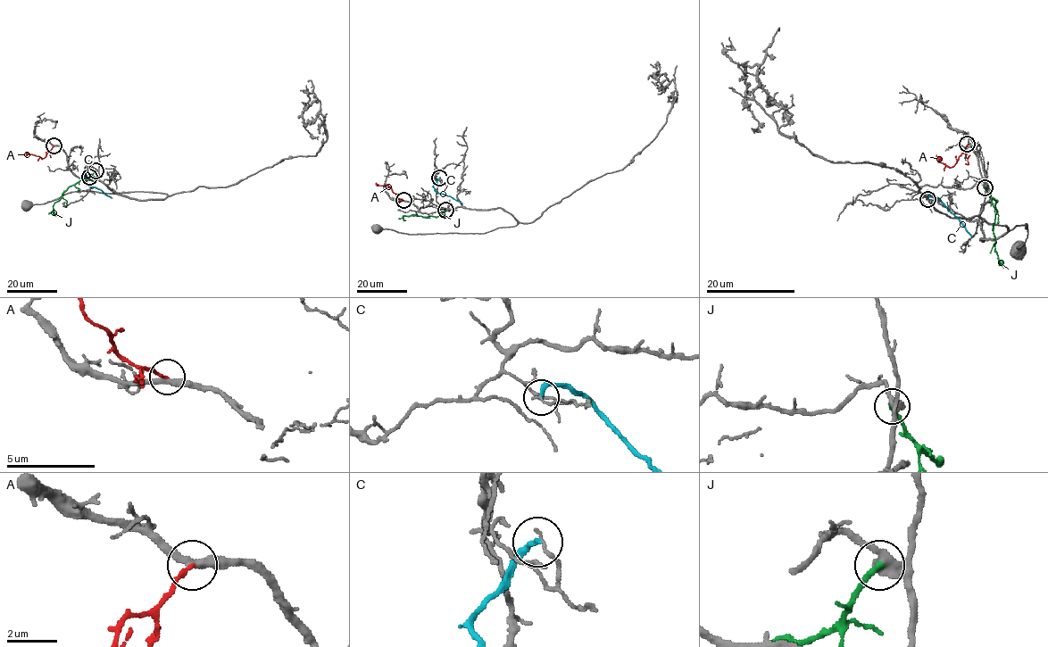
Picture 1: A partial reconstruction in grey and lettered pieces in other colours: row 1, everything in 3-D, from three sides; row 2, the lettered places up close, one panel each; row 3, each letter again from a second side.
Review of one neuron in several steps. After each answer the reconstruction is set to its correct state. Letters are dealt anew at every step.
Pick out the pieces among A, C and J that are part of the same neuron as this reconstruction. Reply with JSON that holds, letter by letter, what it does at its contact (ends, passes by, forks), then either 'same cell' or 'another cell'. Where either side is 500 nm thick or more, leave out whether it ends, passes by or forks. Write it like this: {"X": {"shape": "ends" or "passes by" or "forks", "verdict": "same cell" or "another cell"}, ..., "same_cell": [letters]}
{"A": {"shape": "ends", "verdict": "another cell"}, "C": {"shape": "ends", "verdict": "another cell"}, "J": {"shape": "ends", "verdict": "another cell"}, "same_cell": []}

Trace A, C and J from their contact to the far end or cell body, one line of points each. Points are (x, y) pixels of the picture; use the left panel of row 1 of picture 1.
A: (54, 145), (42, 159), (26, 152)
C: (89, 177), (87, 175), (84, 182), (112, 198)
J: (95, 170), (89, 177), (70, 186), (54, 203), (53, 211), (56, 215)

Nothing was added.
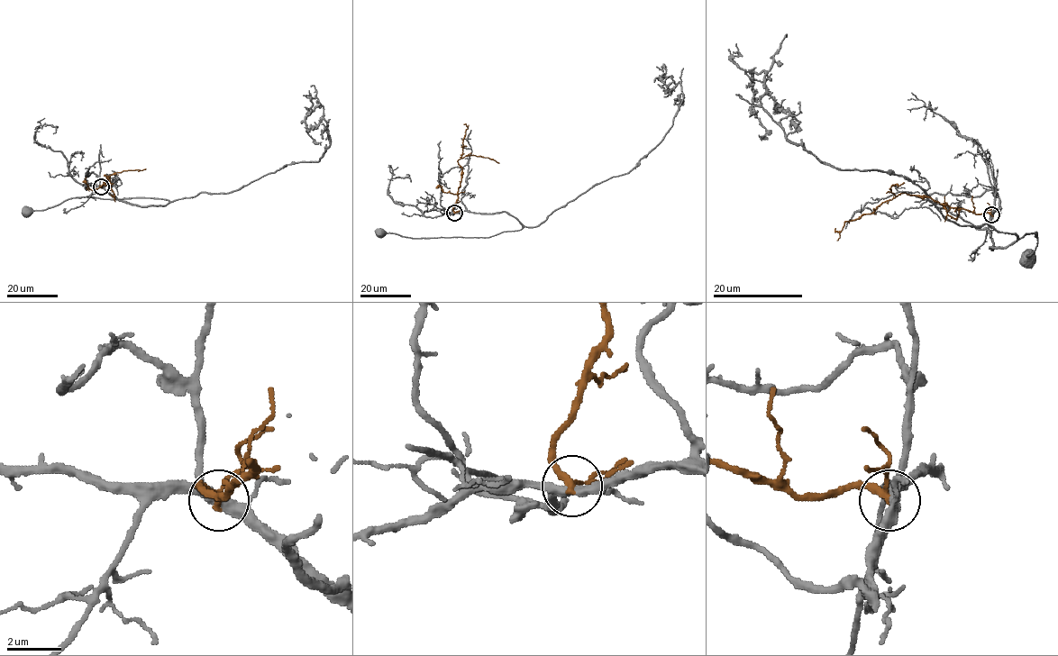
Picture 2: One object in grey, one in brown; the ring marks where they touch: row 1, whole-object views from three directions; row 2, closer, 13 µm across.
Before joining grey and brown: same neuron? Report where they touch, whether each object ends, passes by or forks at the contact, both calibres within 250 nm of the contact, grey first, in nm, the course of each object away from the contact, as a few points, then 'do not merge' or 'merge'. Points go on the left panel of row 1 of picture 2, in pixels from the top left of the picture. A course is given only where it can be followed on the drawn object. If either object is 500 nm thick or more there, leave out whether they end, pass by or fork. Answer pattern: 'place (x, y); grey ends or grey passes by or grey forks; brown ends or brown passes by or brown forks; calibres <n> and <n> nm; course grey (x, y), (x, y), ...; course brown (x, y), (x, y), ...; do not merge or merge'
place (101, 186); grey forks; brown passes by; calibres 320 and 240 nm; course grey (101, 187), (119, 200), (139, 205), (165, 205), (168, 202), (82, 196), (44, 210), (27, 210); course brown (101, 187), (109, 176), (104, 175), (109, 179), (115, 202); do not merge

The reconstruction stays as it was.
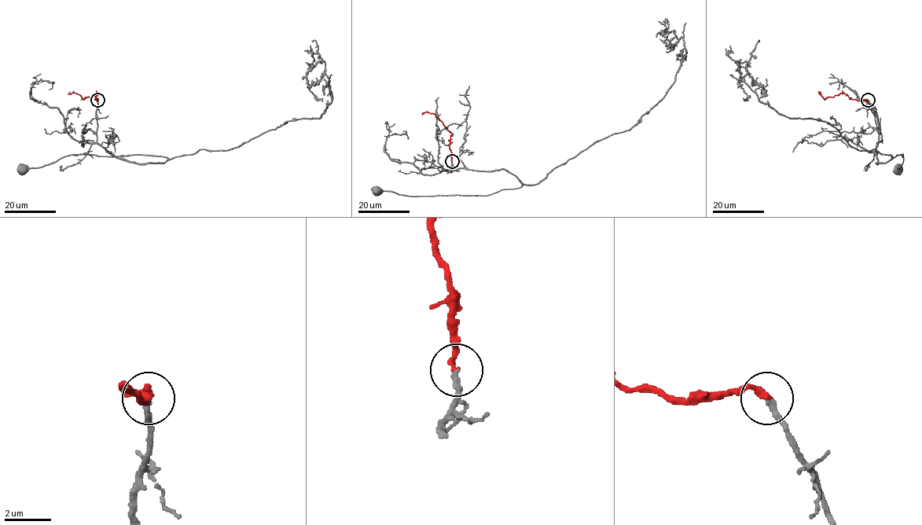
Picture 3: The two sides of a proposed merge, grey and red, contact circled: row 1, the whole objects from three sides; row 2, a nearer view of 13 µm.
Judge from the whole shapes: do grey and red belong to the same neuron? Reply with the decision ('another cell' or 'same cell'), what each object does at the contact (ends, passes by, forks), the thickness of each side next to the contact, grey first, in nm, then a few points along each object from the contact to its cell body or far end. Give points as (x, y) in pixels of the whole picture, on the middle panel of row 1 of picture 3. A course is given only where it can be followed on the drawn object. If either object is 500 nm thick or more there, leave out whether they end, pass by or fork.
same cell; grey ends there; red ends there; 240 nm thick on the grey side, 240 nm on the other; grey runs (452, 160), (450, 172), (464, 168), (505, 169), (521, 185), (486, 196), (409, 196), (377, 191); red runs (452, 160), (449, 148), (452, 134), (434, 114), (427, 111), (422, 115)

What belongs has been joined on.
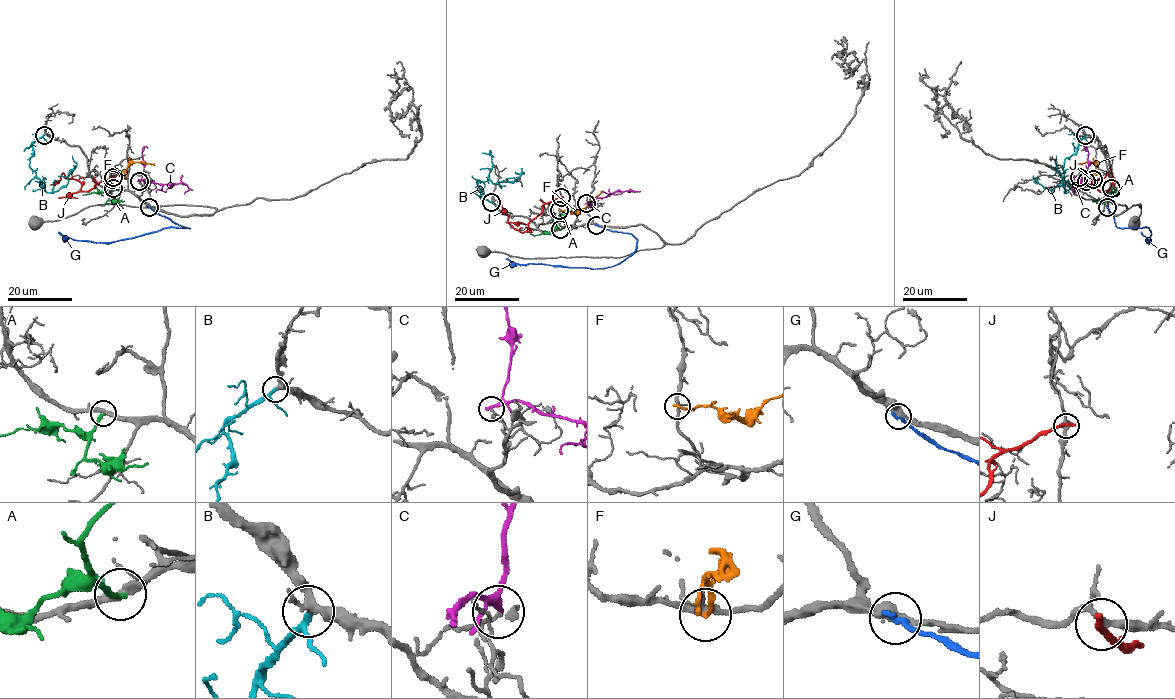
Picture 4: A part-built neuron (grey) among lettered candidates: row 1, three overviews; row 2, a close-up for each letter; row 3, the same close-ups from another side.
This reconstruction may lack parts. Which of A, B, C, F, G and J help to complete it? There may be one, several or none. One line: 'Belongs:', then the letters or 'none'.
Belongs: B

